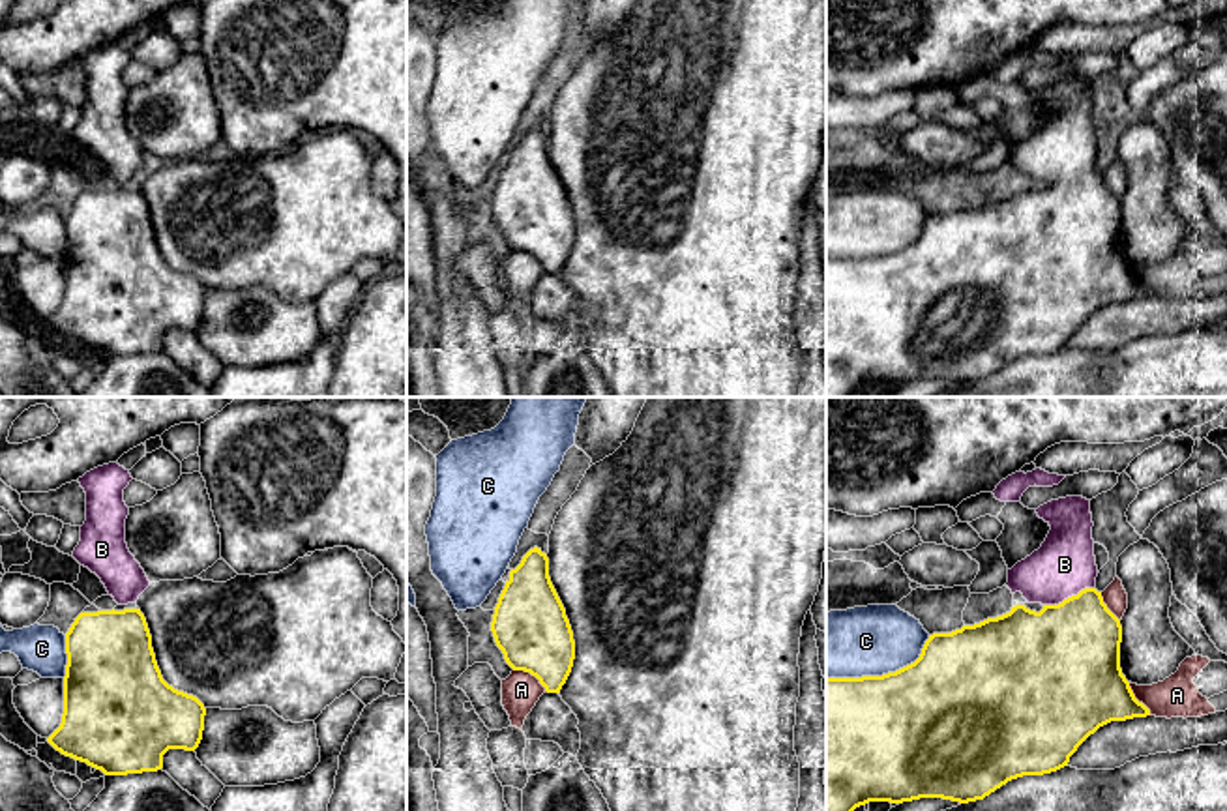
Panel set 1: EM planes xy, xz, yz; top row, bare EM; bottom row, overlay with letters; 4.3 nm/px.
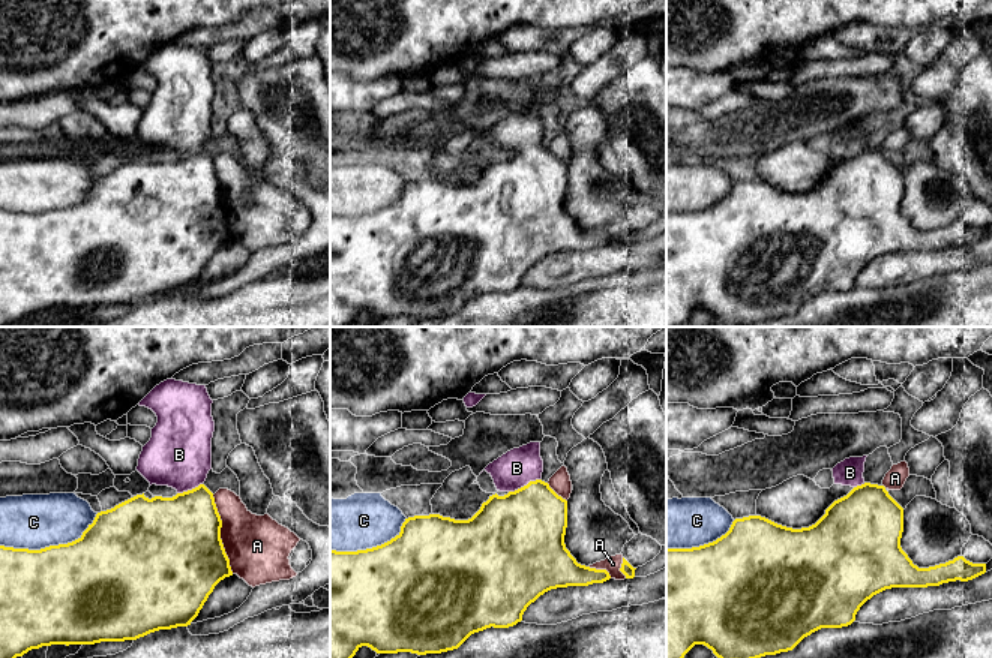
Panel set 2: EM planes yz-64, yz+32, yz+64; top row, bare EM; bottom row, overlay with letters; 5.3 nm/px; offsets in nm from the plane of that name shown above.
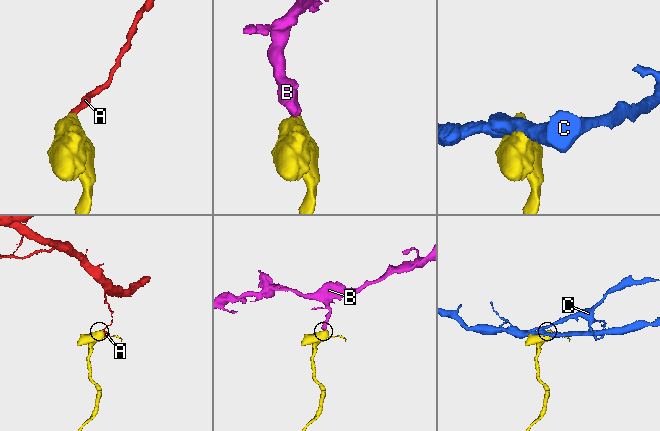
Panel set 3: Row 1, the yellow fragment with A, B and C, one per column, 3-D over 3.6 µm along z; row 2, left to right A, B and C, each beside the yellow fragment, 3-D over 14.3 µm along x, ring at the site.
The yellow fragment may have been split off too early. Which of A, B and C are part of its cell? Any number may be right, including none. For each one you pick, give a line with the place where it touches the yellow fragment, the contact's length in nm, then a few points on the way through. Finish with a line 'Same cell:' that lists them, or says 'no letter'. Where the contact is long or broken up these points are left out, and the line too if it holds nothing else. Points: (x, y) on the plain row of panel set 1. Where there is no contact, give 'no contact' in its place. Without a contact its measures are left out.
B: yz (1068, 178) | 240 nm | across yz (1066, 236), (1068, 178), (1064, 145)
Same cell: B

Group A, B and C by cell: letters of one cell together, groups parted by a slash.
A / B / C

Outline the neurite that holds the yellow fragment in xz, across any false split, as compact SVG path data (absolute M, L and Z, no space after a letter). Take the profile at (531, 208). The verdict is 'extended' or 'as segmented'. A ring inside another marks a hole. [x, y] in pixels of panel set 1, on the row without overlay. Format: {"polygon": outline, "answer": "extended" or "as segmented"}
{"polygon": "M530 129L510 152L491 212L513 251L530 253L547 273L560 273L573 247L575 221L541 129Z", "answer": "as segmented"}

